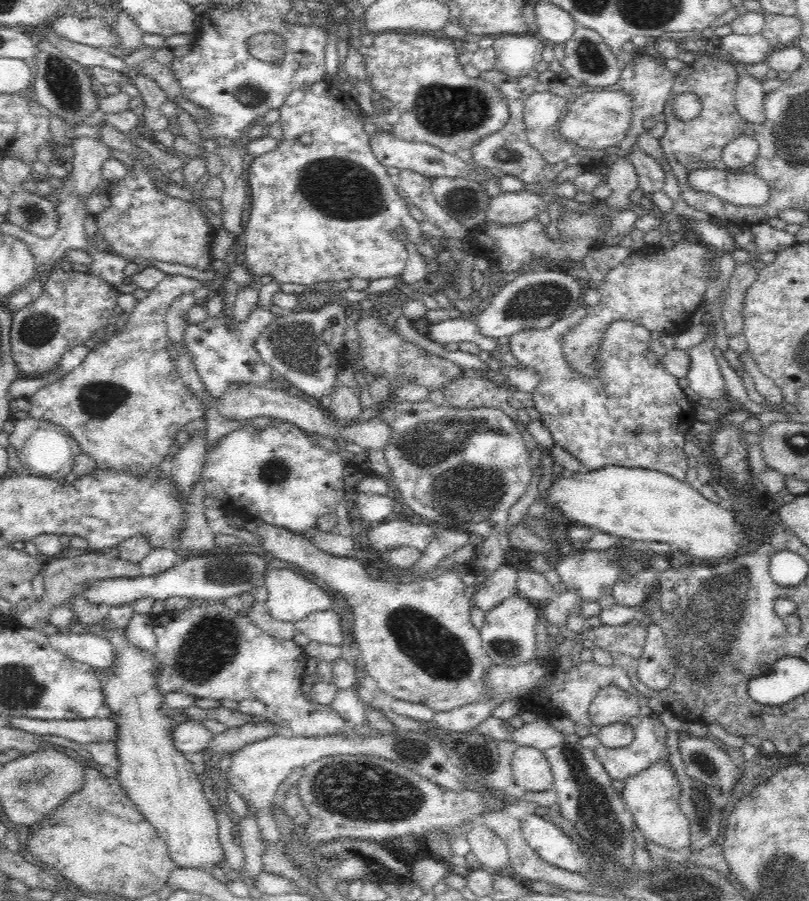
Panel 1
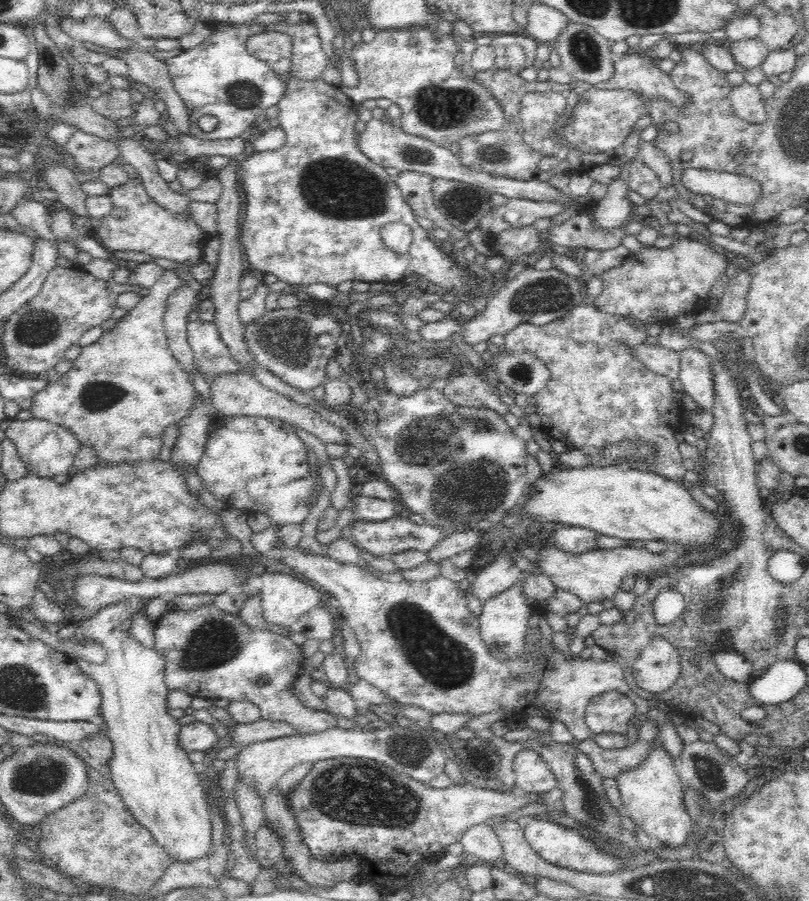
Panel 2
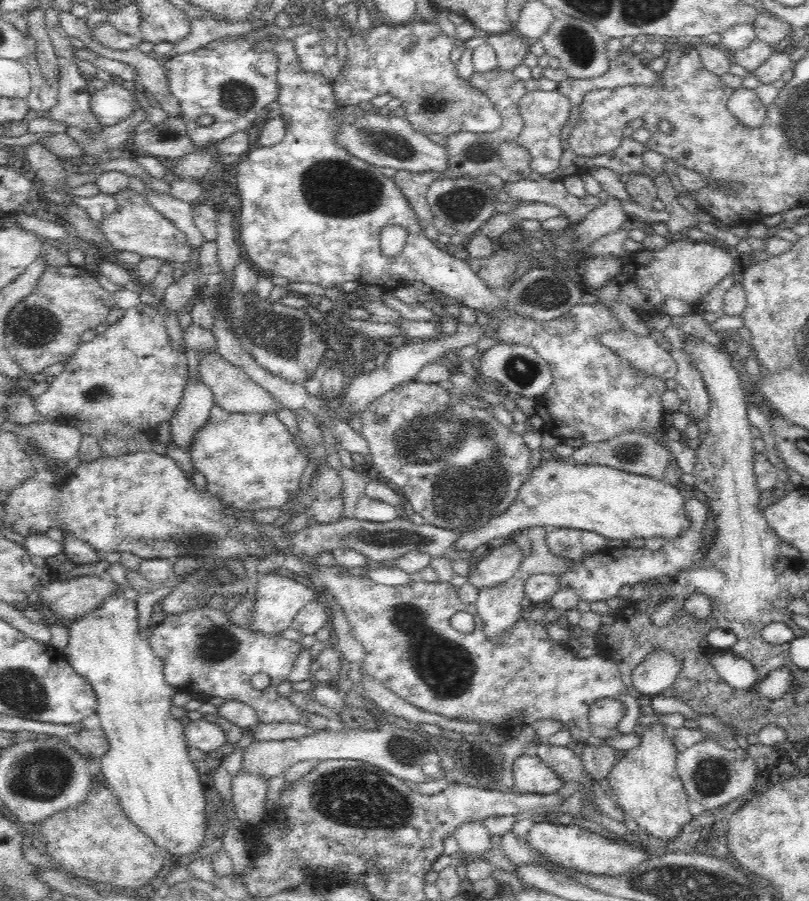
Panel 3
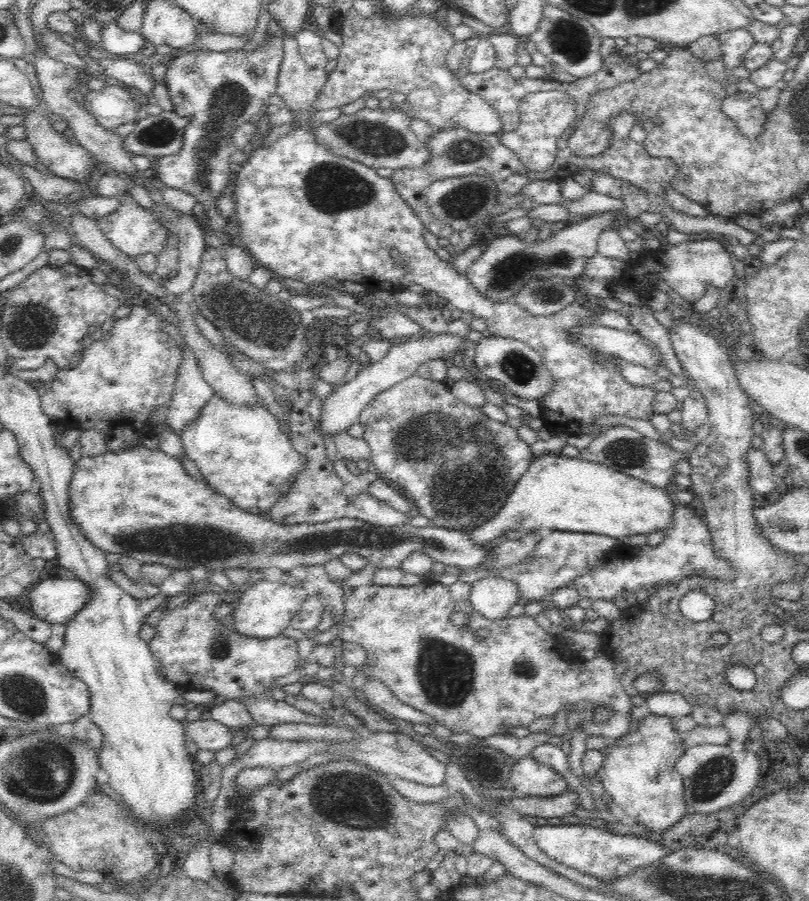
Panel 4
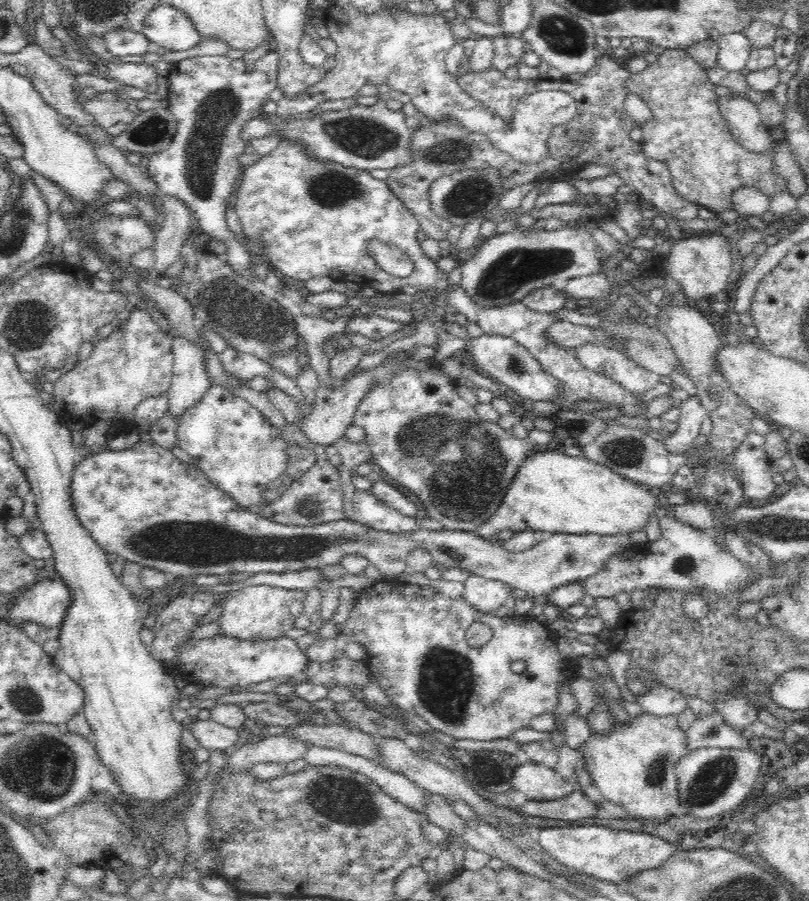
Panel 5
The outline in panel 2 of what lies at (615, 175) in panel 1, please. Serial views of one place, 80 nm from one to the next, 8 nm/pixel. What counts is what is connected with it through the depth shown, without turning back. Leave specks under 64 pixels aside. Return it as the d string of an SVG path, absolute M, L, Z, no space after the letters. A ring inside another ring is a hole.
M619 174L607 185L607 194L596 206L594 222L596 226L604 228L618 227L624 220L630 219L629 215L634 210L628 192L631 191L629 182Z

